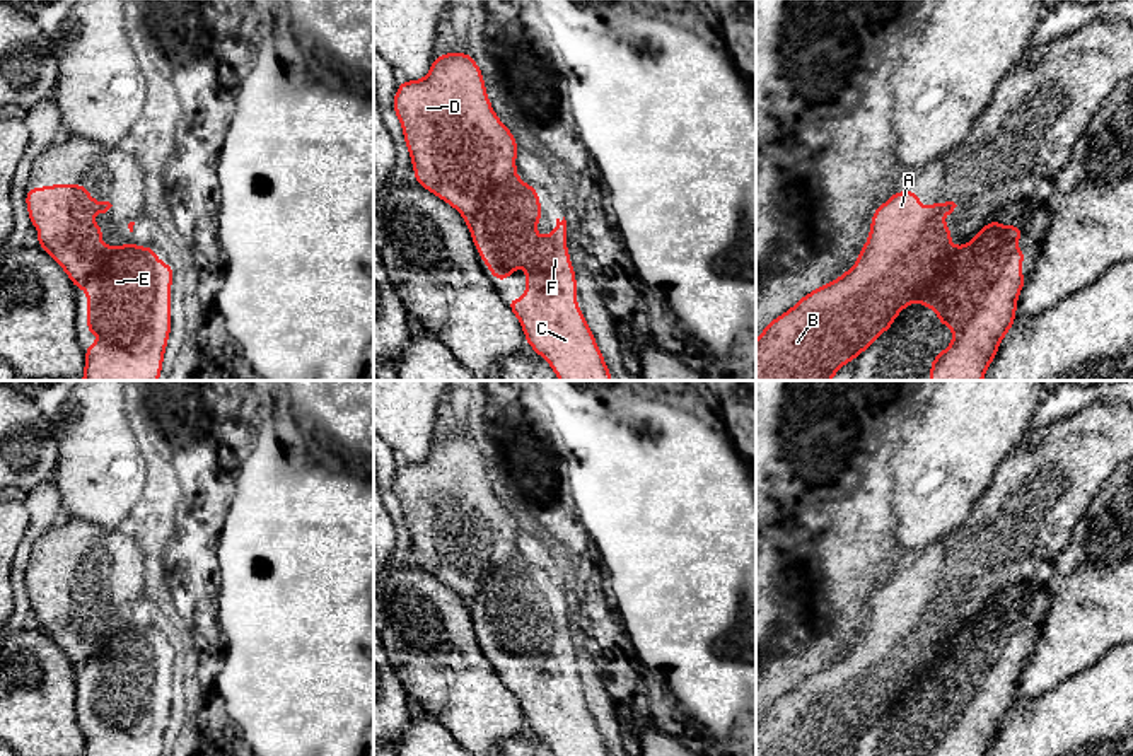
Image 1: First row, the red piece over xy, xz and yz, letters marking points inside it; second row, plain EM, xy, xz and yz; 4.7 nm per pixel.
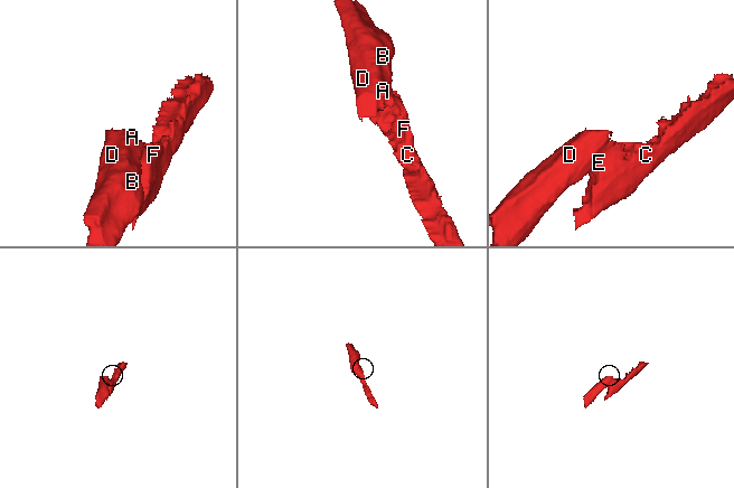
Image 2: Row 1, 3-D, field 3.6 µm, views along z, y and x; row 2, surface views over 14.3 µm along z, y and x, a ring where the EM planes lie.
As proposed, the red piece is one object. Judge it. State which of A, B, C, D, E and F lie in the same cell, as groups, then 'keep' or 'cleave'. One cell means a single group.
A B D / C E F | cleave

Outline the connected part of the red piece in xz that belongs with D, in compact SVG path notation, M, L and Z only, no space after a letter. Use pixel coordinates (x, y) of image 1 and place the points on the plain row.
M462 435L435 439L427 459L401 462L392 481L411 538L415 565L471 597L502 563L515 556L517 522L500 503L486 476L476 442Z

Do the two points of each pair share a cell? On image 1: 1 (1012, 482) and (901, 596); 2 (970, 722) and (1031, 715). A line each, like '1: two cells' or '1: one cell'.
1: one cell
2: two cells

